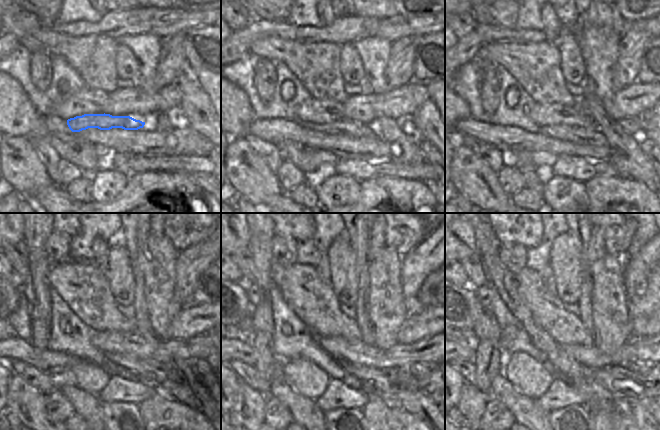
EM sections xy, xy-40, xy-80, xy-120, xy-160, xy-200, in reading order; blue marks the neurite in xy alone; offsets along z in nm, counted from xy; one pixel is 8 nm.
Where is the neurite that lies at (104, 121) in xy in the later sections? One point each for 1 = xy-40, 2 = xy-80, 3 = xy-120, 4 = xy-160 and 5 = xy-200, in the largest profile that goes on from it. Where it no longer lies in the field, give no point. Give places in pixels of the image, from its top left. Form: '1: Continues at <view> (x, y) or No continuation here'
1: Continues at xy-40 (348, 127)
2: Continues at xy-80 (586, 136)
3: Continues at xy-120 (150, 372)
4: Continues at xy-160 (375, 380)
5: Continues at xy-200 (648, 385).

